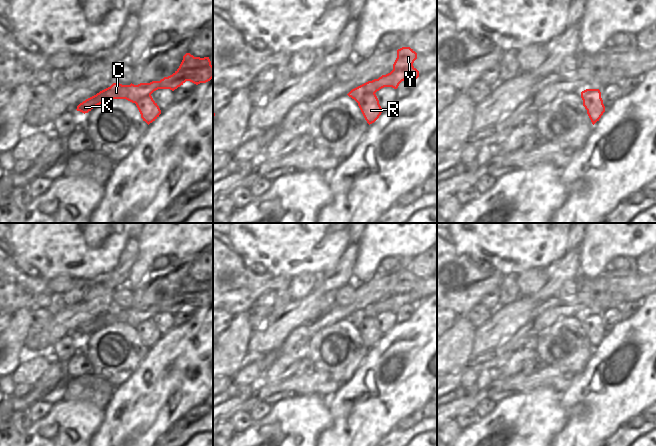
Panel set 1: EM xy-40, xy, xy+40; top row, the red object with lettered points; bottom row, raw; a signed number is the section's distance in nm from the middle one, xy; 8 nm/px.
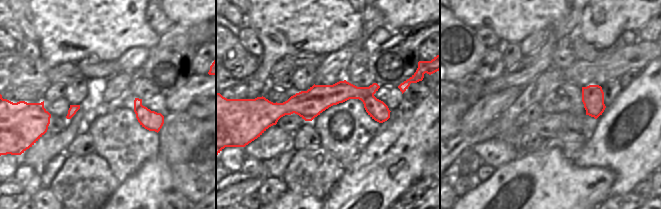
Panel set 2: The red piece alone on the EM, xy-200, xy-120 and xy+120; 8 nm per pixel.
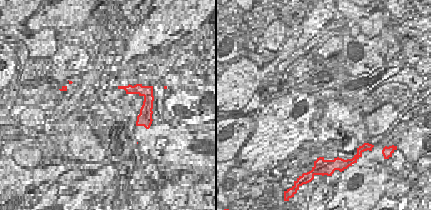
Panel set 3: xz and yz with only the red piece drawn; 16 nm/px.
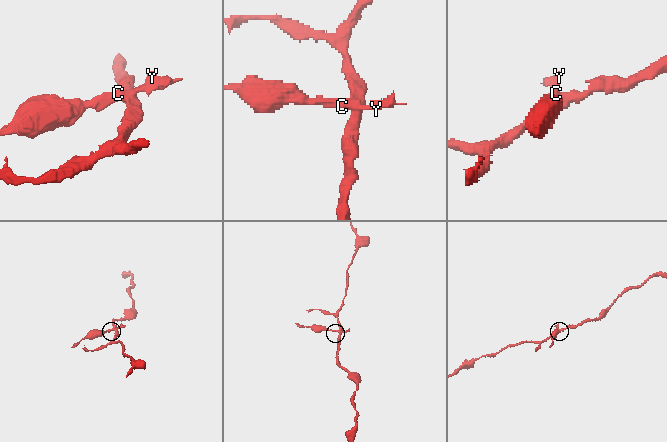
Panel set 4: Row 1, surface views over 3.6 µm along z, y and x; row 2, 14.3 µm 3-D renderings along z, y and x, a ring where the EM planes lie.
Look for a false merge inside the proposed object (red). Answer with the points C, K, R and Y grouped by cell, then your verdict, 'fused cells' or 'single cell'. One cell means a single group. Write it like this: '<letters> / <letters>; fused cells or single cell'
C K Y / R; fused cells

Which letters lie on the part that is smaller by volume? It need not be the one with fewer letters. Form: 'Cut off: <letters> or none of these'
Cut off: C, K, Y

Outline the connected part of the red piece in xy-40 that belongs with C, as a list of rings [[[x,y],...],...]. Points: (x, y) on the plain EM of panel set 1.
[[[186,277],[179,292],[172,299],[164,301],[160,305],[140,307],[138,309],[132,307],[130,309],[113,307],[110,311],[80,327],[76,334],[84,338],[88,337],[94,331],[104,327],[108,323],[126,323],[132,327],[136,327],[158,313],[170,313],[174,315],[186,305],[198,309],[200,307],[206,307],[212,302],[213,290],[209,281],[194,281],[190,277]]]

